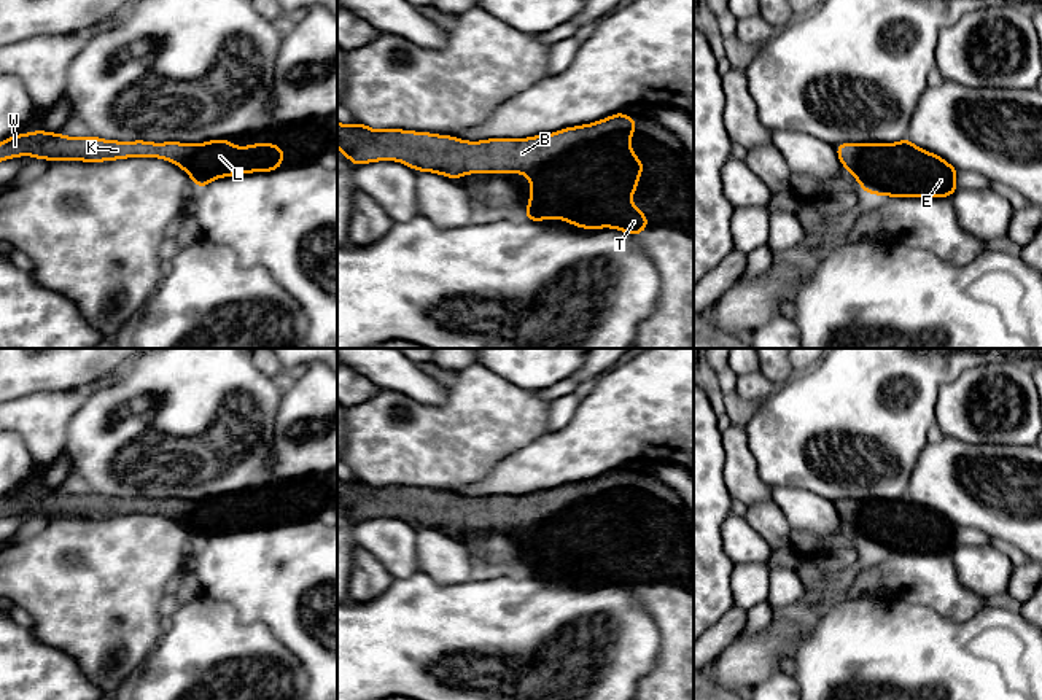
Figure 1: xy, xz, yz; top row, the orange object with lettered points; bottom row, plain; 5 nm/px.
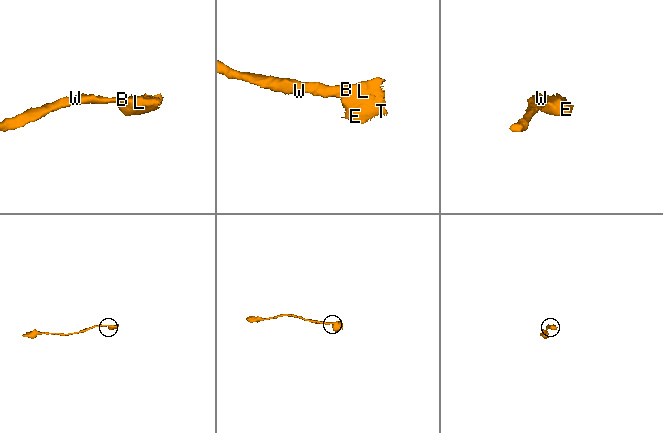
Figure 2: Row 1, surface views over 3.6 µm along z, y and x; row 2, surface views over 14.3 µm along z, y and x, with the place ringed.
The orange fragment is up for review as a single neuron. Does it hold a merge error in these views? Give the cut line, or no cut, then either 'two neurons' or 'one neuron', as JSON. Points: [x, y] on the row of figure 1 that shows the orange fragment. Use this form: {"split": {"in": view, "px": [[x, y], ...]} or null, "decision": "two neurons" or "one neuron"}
{"split": null, "decision": "one neuron"}

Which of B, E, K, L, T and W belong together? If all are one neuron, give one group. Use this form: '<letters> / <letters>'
B E K L T W

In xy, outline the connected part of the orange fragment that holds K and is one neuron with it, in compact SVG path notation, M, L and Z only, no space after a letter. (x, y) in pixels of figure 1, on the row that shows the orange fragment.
M33 130L0 142L0 161L25 154L35 159L73 159L84 162L161 158L183 169L192 178L197 189L223 177L277 170L283 167L282 159L286 158L286 151L277 143L232 146L227 138L188 145L180 142L153 143L145 140L116 142L102 140L94 135L76 138L65 137L60 132Z

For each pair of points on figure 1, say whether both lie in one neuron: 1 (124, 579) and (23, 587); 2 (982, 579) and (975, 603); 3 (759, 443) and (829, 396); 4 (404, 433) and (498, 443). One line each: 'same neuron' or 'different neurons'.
1: same neuron
2: different neurons
3: same neuron
4: same neuron

